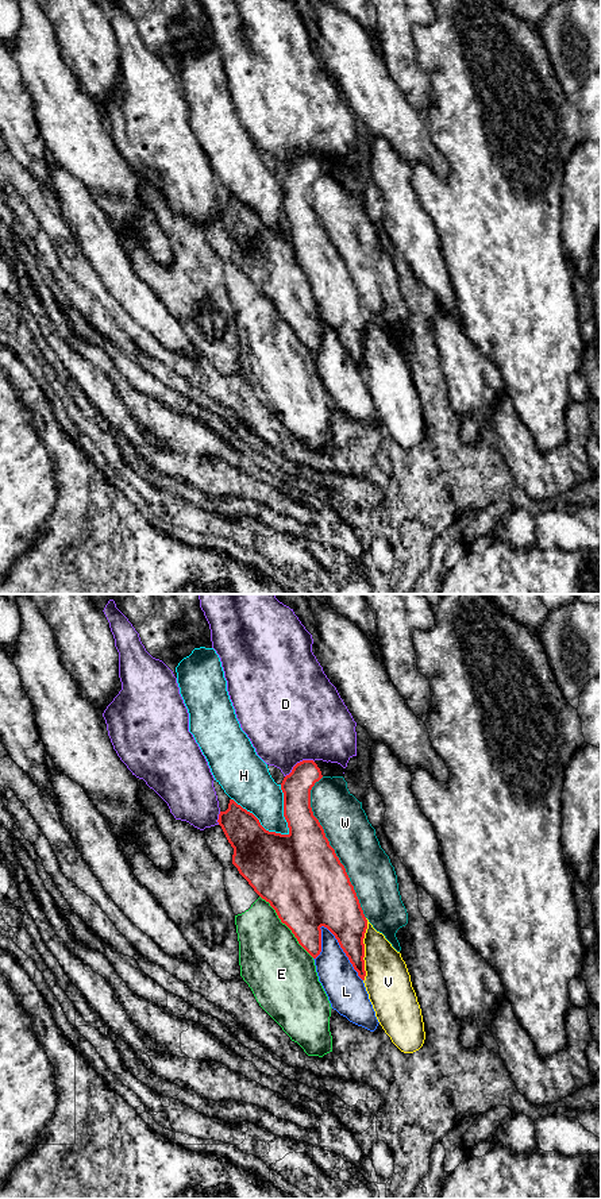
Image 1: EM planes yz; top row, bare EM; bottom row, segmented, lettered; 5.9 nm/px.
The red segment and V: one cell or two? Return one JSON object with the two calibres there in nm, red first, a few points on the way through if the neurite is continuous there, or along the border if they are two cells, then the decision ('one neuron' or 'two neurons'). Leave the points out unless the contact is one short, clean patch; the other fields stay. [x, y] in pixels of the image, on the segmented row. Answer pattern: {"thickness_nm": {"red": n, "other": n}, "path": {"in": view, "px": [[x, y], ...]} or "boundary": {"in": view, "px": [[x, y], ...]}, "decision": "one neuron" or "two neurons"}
{"thickness_nm": {"red": 240, "other": 280}, "decision": "two neurons"}

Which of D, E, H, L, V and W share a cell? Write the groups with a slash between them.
D / E L / H / V W

